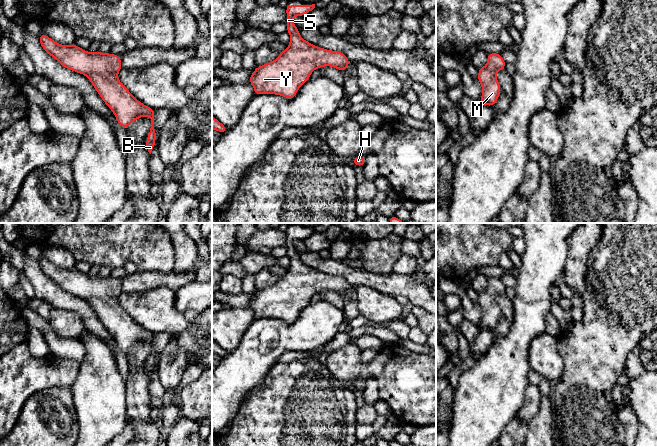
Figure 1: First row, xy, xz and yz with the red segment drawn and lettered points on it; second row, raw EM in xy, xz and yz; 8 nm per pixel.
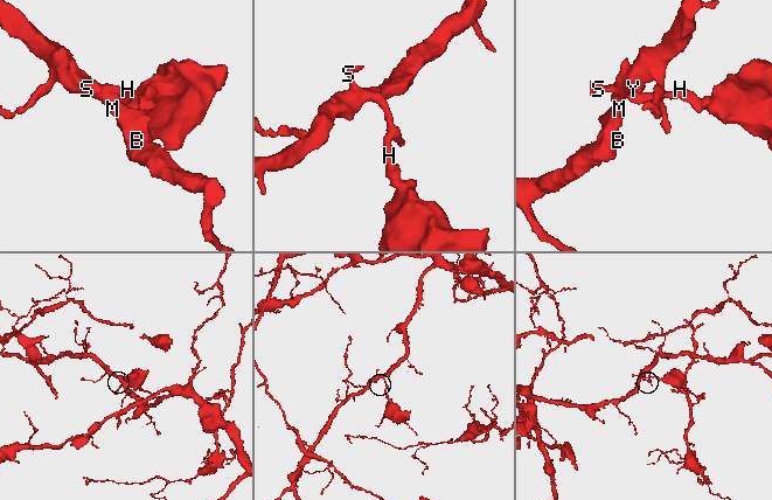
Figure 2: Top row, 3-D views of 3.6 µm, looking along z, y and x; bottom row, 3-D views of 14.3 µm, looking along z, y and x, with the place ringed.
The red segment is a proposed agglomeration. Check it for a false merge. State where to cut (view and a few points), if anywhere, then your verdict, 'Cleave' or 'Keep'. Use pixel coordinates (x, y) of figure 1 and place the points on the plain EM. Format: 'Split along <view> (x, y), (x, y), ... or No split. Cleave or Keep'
No split. Keep

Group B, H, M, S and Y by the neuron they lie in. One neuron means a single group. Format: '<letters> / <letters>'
B H M S Y

